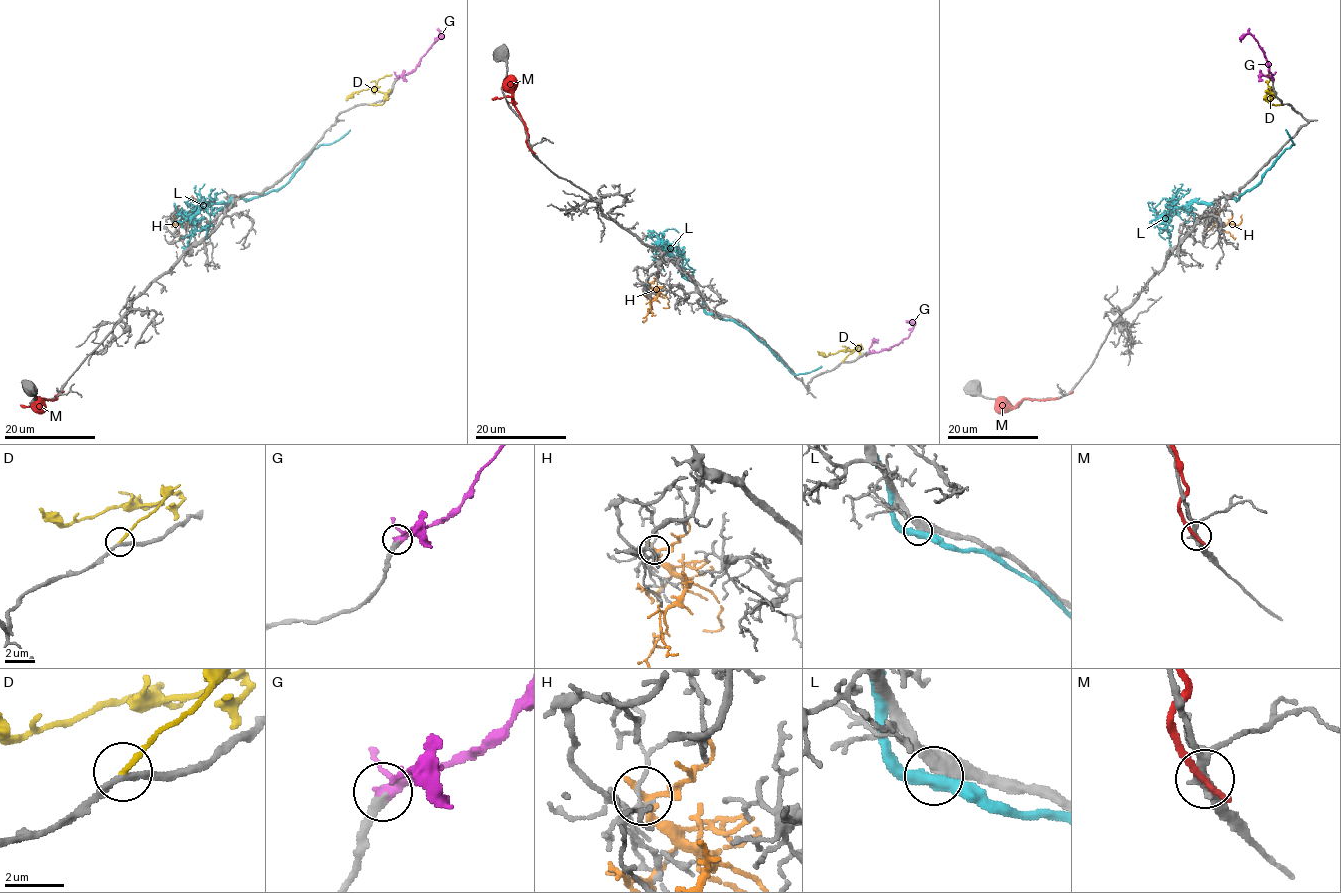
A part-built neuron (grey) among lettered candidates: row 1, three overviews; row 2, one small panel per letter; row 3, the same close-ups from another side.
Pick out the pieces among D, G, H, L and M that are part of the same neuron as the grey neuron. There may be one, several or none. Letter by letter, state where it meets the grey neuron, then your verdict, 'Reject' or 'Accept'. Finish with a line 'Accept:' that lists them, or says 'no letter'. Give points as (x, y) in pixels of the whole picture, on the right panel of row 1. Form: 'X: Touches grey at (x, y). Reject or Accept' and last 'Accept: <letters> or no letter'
D: Touches grey at (1281, 104). Reject
G: Touches grey at (1272, 79). Accept
H: Touches grey at (1202, 216). Reject
L: Touches grey at (1233, 197). Reject
M: Touches grey at (1069, 393). Reject
Accept: G

